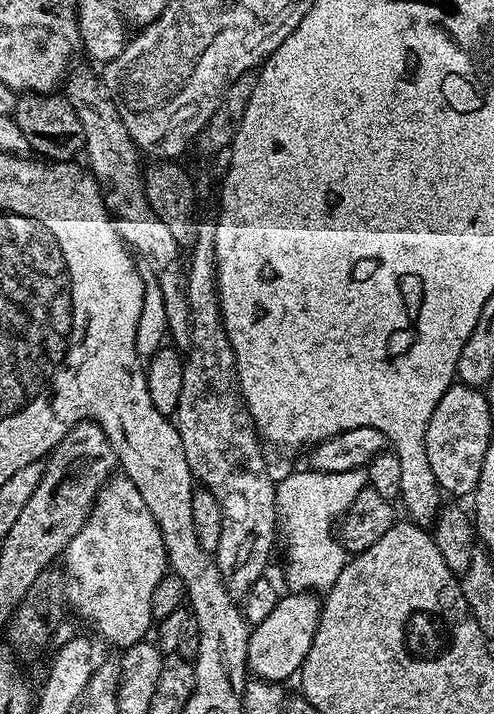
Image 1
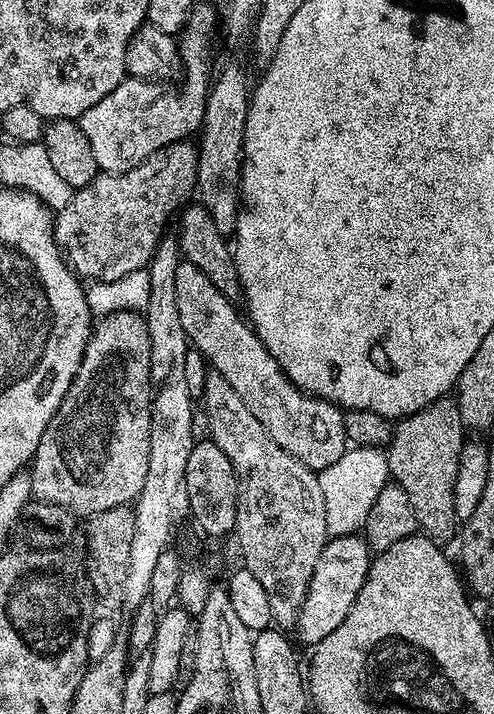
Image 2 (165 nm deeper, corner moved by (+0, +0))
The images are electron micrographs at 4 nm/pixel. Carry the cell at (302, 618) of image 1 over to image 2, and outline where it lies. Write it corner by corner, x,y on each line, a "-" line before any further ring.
363,535
334,536
329,539
318,558
318,566
314,566
314,578
310,578
306,602
302,602
302,610
294,625
301,645
315,646
326,638
326,634
342,626
346,614
350,614
350,606
354,606
354,598
358,598
358,590
362,590
362,582
366,582
372,561
368,542

